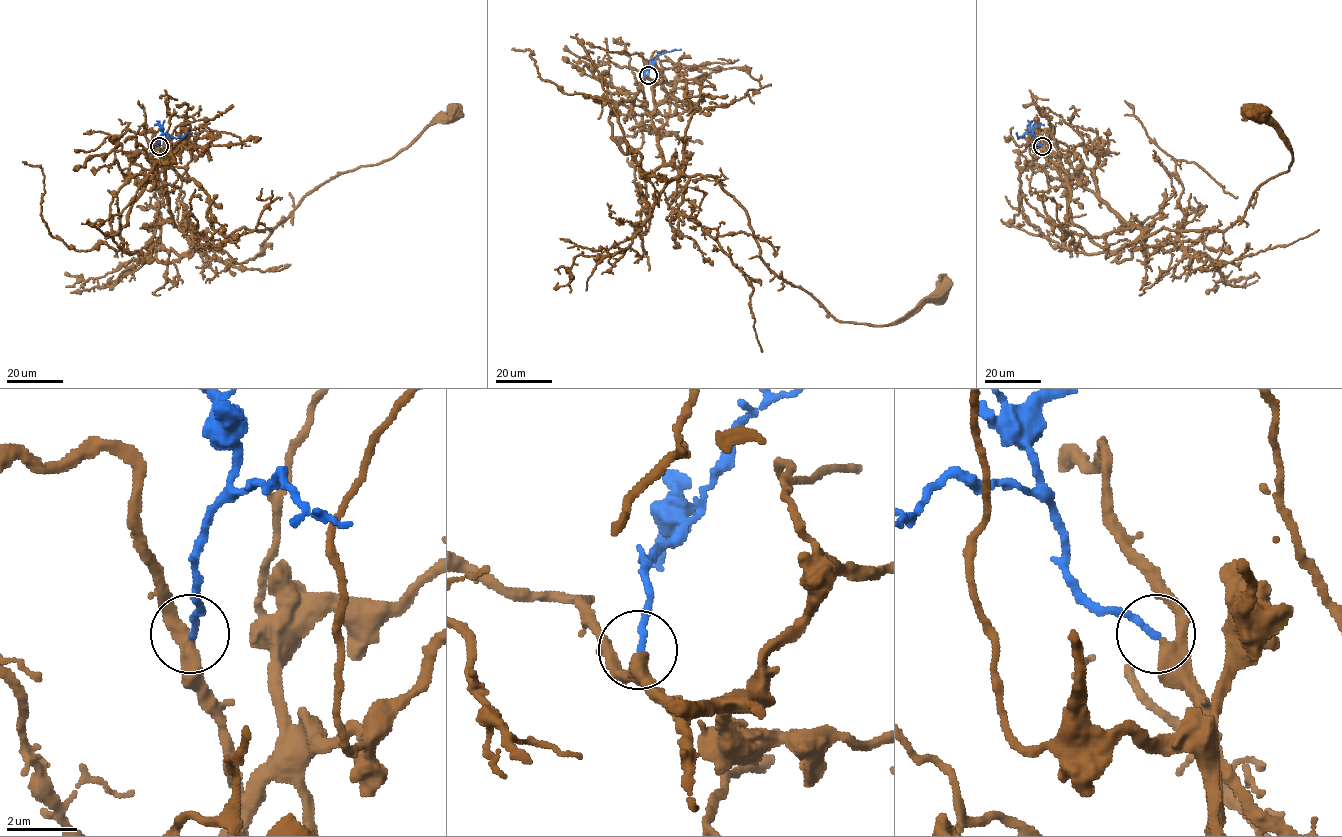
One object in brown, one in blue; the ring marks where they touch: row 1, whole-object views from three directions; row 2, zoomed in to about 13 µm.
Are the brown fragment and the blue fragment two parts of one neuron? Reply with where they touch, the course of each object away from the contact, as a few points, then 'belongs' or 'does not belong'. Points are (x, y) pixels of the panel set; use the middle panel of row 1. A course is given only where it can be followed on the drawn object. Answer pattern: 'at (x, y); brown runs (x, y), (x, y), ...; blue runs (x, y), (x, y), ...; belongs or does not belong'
at (648, 75); brown runs (647, 75), (661, 157), (686, 176), (712, 175), (747, 214), (760, 258), (836, 319), (896, 324), (945, 285); blue runs (647, 75), (649, 67), (660, 54), (681, 49); belongs

